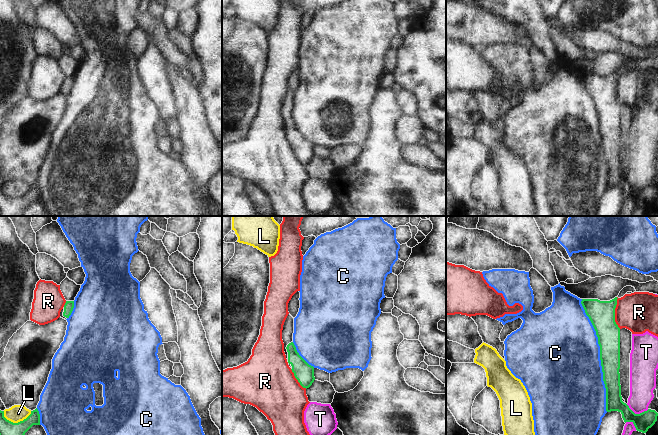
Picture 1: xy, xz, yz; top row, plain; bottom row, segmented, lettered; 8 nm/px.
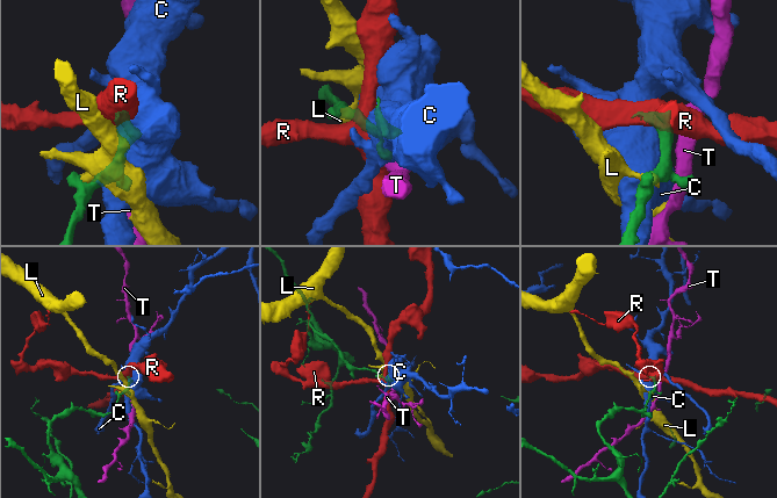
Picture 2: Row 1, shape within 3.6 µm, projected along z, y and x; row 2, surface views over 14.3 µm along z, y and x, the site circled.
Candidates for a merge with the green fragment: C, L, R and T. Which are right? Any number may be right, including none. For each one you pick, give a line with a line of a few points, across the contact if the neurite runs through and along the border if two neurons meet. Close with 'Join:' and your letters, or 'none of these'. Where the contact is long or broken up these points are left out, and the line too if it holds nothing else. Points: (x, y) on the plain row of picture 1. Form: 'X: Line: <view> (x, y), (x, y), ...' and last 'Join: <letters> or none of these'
Join: none of these.

